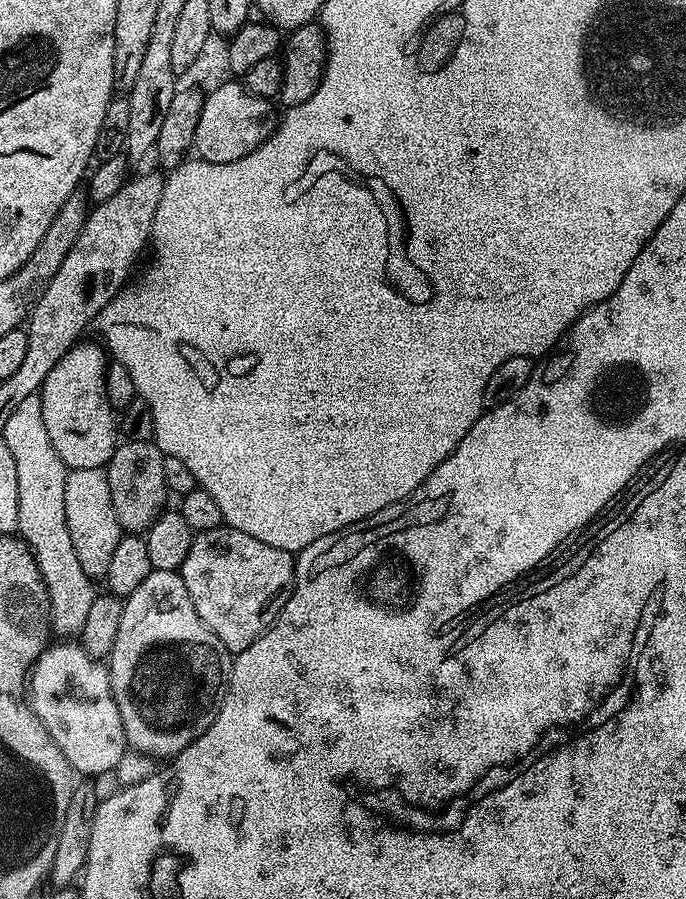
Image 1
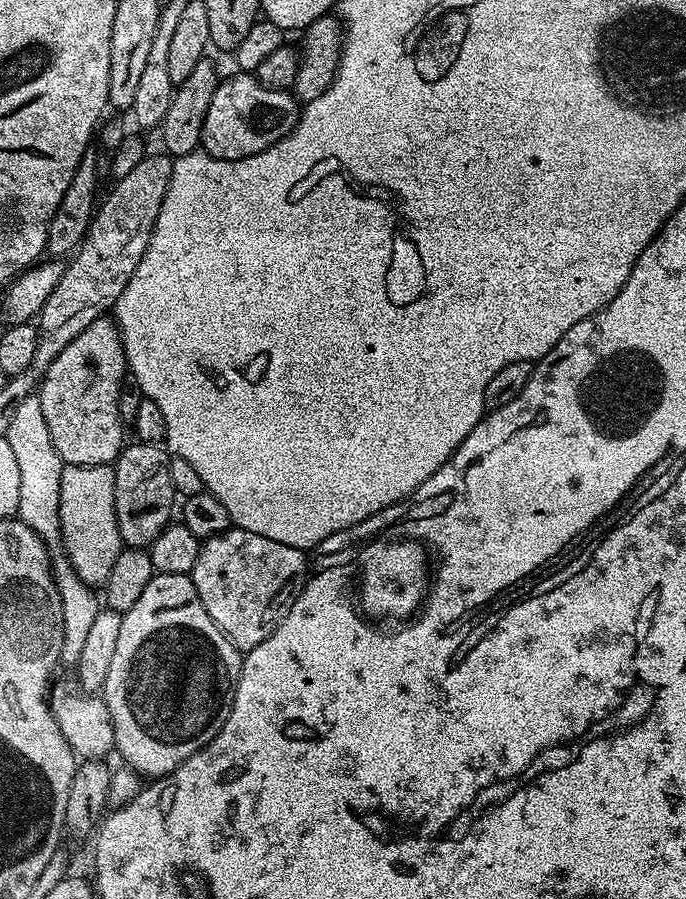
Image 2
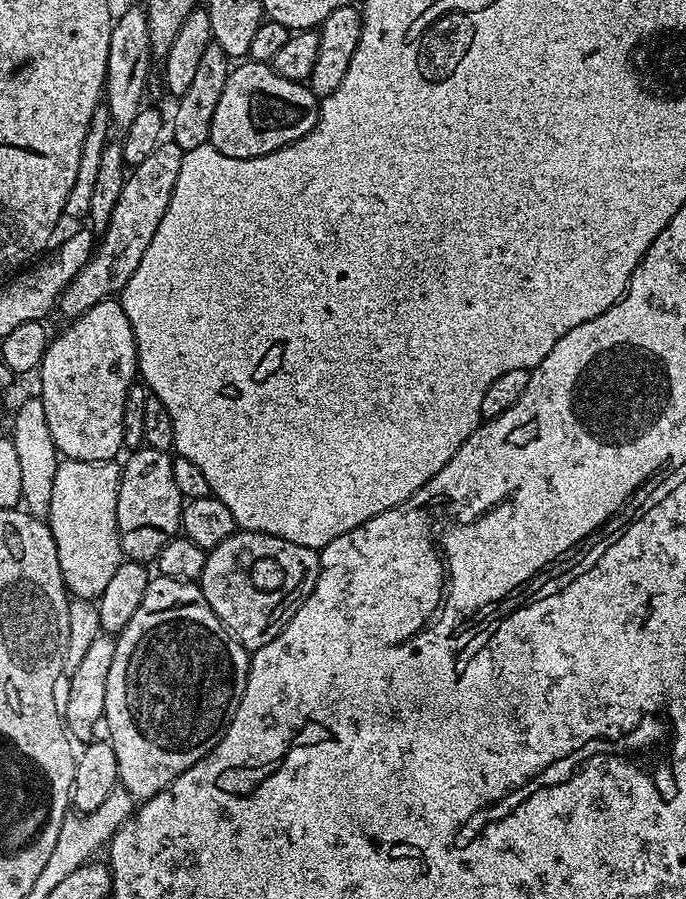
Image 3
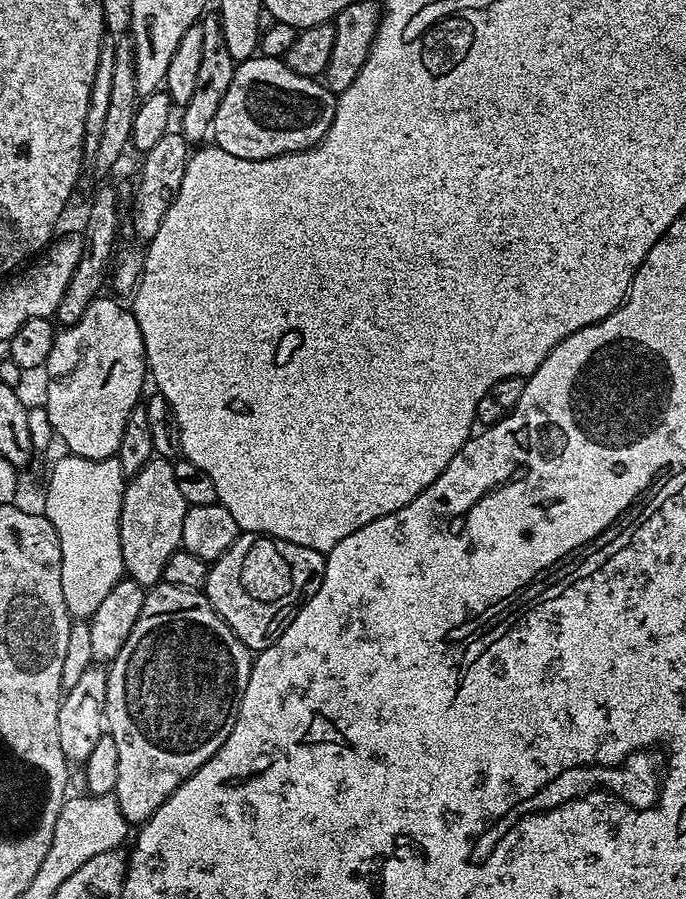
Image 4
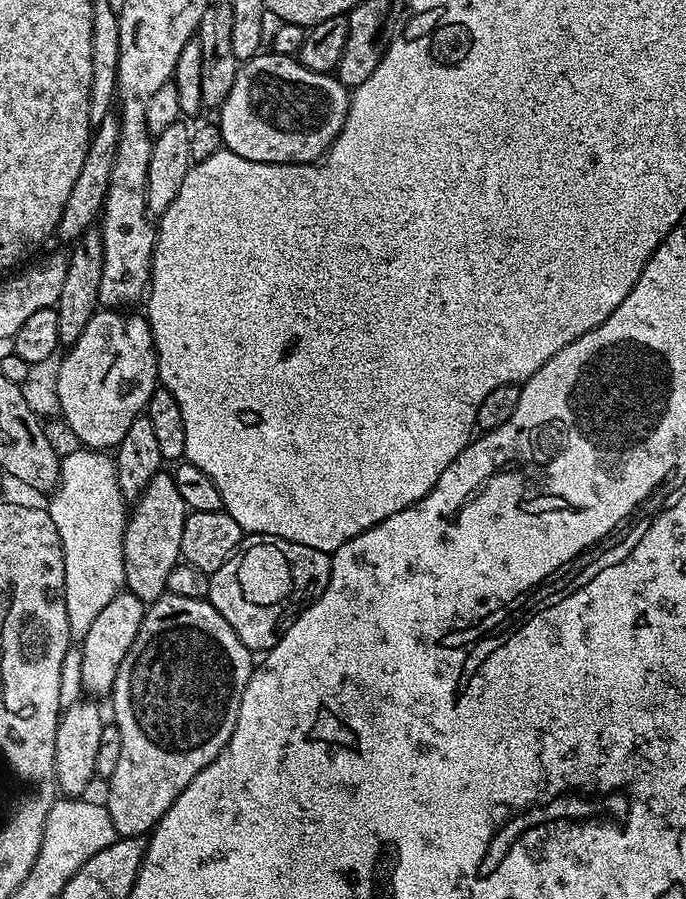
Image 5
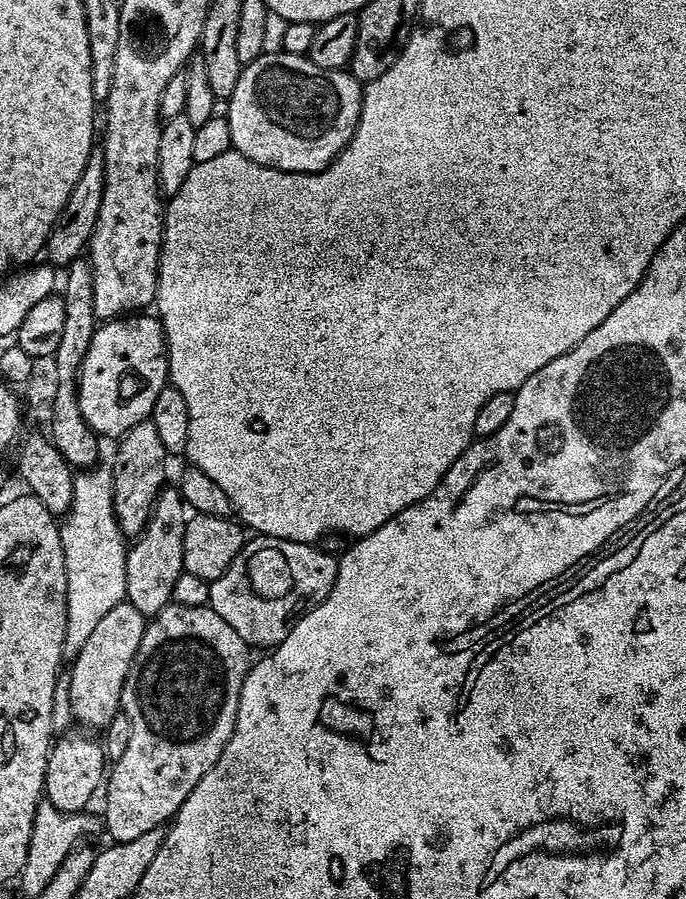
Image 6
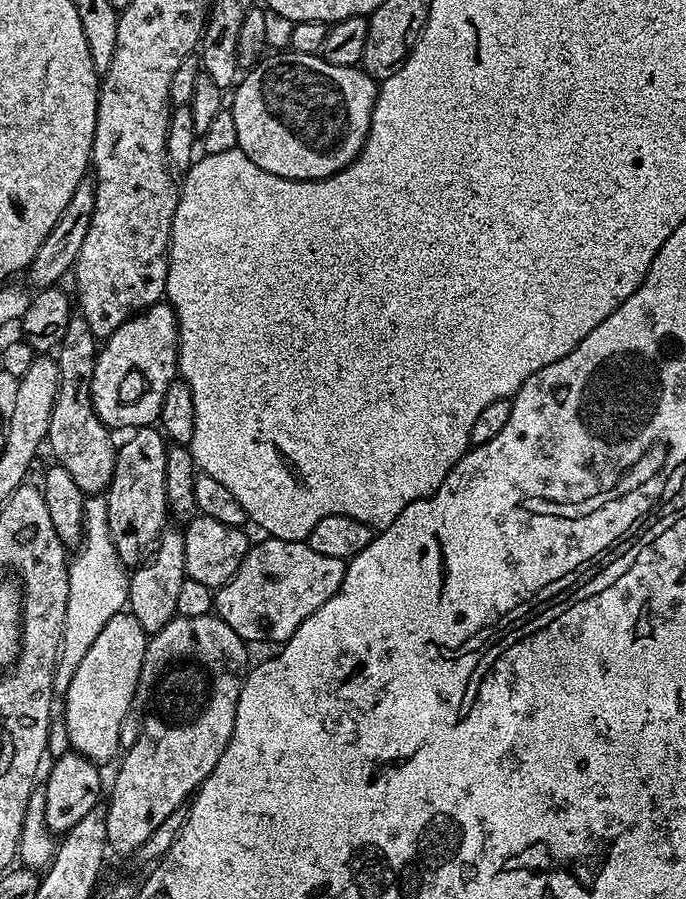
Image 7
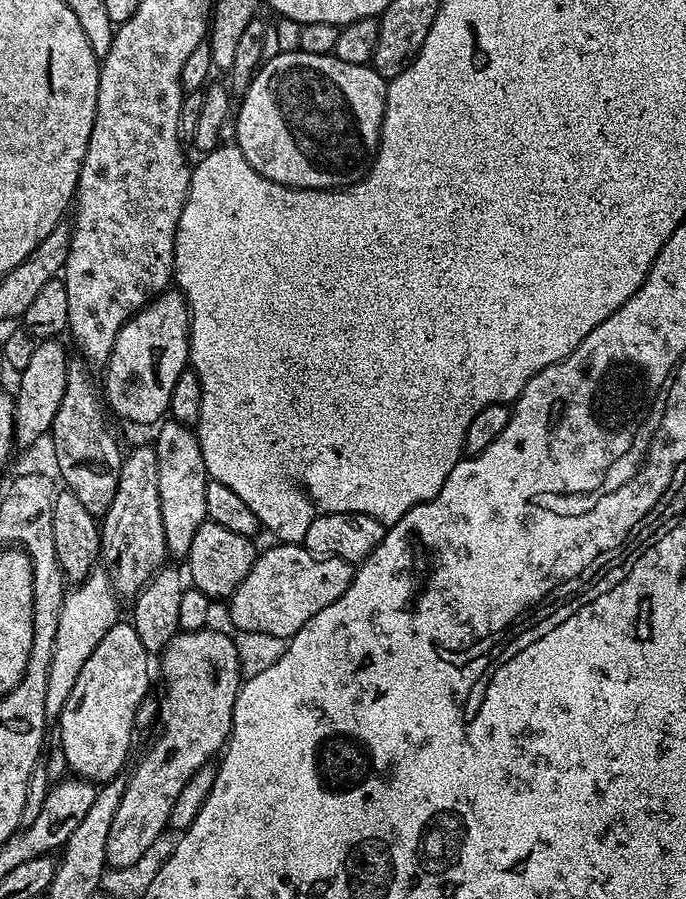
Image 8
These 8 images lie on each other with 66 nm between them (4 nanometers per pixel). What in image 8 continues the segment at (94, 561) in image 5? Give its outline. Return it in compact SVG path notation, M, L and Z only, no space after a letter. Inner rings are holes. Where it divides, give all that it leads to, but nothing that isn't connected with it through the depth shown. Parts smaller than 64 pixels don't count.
M93 570L81 584L65 591L62 610L58 614L58 630L54 634L50 674L46 678L46 717L59 717L62 706L66 706L66 698L70 698L70 690L74 690L78 673L82 671L82 666L86 666L86 658L94 654L94 646L102 642L106 630L110 630L110 626L121 619L120 608L116 603L116 591L102 570Z

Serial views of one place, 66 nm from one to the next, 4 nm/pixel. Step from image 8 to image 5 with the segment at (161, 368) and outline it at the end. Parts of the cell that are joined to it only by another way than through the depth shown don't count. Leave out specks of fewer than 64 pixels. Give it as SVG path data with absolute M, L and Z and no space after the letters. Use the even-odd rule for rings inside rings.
M98 310L90 318L90 322L86 322L86 330L82 330L82 334L78 338L78 342L74 342L67 349L68 352L64 357L61 355L60 369L56 372L56 400L60 403L60 412L64 415L64 420L68 423L68 428L77 436L79 443L85 448L94 448L97 450L112 450L117 444L122 442L122 438L126 434L126 430L130 430L130 422L134 422L147 409L150 398L154 394L154 390L158 387L158 362L156 361L156 347L154 346L154 338L152 331L148 325L147 319L143 315L131 316L128 310Z

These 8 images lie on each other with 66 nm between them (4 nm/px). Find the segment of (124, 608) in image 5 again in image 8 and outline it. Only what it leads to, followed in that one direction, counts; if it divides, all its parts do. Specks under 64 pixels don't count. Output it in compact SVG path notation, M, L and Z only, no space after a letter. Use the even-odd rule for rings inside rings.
M131 622L110 626L102 642L94 646L94 654L86 658L86 666L78 673L74 690L70 690L70 698L66 698L66 706L62 706L58 717L58 743L66 754L69 769L77 777L107 782L121 775L120 767L128 760L128 747L136 728L135 711L150 692L148 660L150 654L142 646L142 638L138 638L138 630L134 630Z

